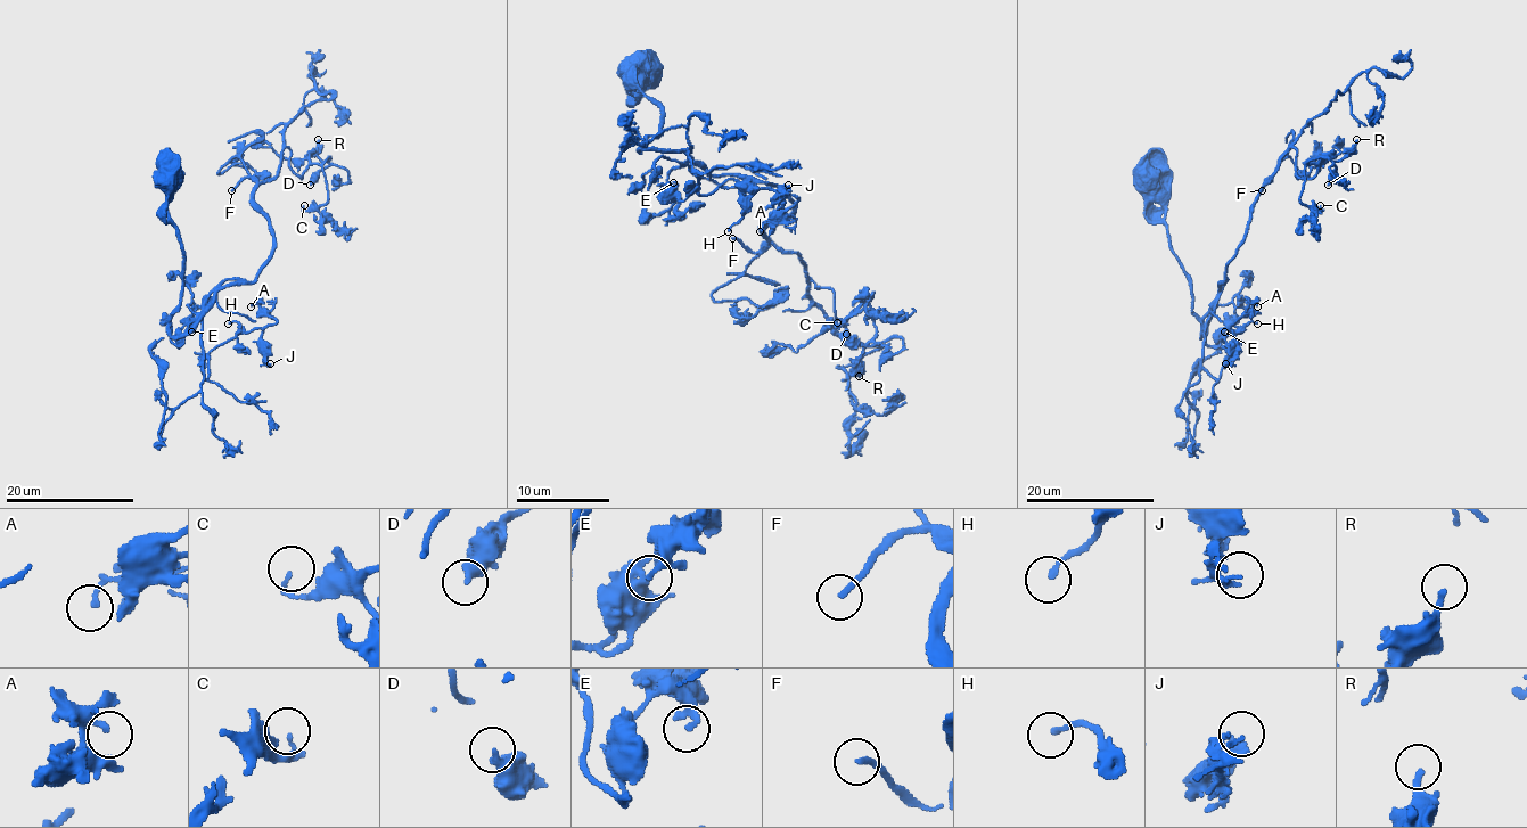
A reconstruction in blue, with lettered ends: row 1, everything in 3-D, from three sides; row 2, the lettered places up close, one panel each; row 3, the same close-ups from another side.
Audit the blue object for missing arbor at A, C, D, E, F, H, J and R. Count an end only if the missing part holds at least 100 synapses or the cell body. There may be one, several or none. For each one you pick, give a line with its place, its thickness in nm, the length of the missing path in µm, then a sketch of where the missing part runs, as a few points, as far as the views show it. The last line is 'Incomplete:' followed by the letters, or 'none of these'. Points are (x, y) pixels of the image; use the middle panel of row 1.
F: Place: (732, 238). Thickness 190 nm. Missing length about 40 µm. Course of what is missing: (732, 238), (695, 240), (639, 287), (643, 304), (675, 300), (681, 306), (650, 344), (659, 346)
Incomplete: F

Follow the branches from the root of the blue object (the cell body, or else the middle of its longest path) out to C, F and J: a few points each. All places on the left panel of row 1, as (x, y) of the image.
C: (167, 182), (172, 336), (269, 257), (254, 190), (286, 147), (301, 178), (322, 170), (328, 201), (304, 205)
F: (167, 182), (183, 256), (172, 336), (219, 289), (253, 281), (271, 252), (255, 182), (231, 190)
J: (167, 182), (183, 256), (169, 333), (200, 319), (206, 378), (207, 354), (241, 331), (262, 330), (270, 363)

